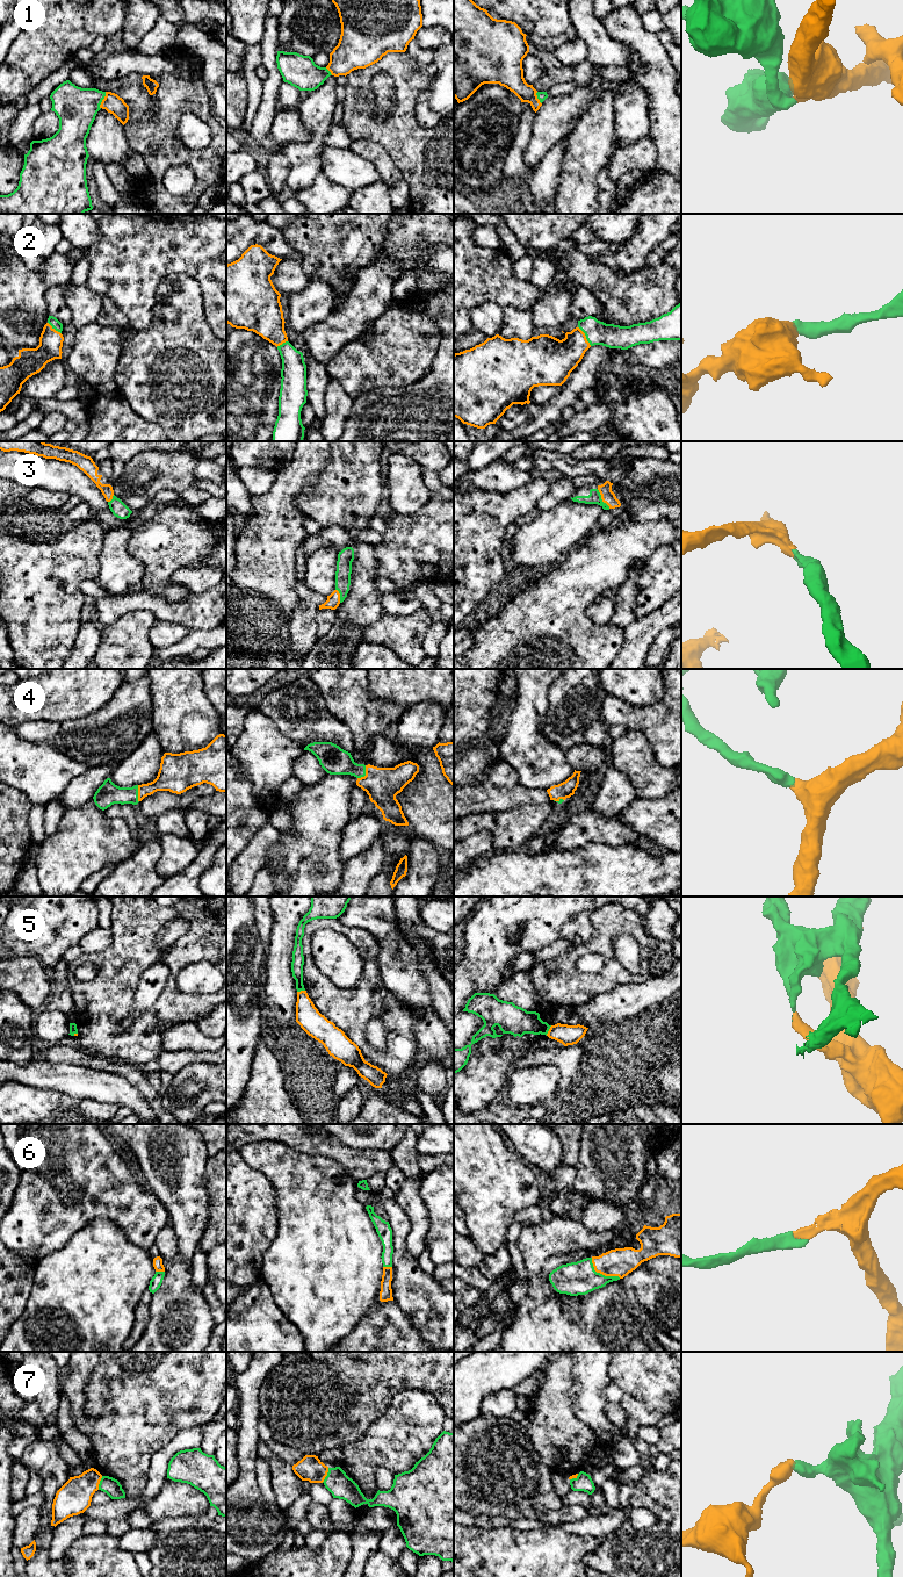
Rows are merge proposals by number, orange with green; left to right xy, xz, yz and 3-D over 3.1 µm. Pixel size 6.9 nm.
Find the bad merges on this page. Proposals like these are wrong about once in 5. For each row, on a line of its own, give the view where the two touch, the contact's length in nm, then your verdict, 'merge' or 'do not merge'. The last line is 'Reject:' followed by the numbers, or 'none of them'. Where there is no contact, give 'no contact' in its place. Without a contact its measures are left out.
1: meets orange in xy; contact 130 nm long; merge
2: meets orange in yz; contact 160 nm long; merge
3: meets orange in yz; contact 160 nm long; merge
4: meets orange in xz; contact 110 nm long; merge
5: meets orange in yz; contact 80 nm long; merge
6: meets orange in yz; contact 240 nm long; merge
7: meets orange in xz; contact 120 nm long; do not merge
Reject: 7

